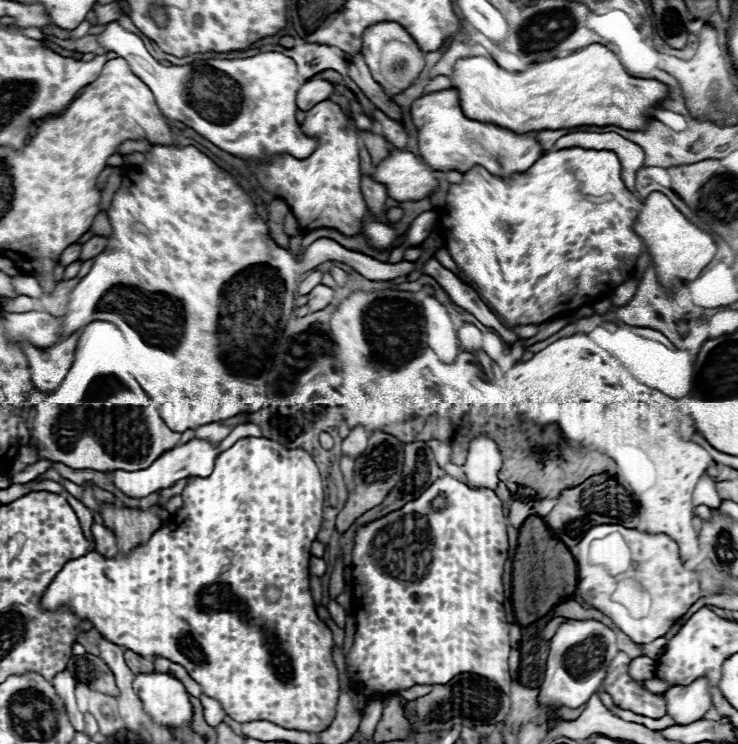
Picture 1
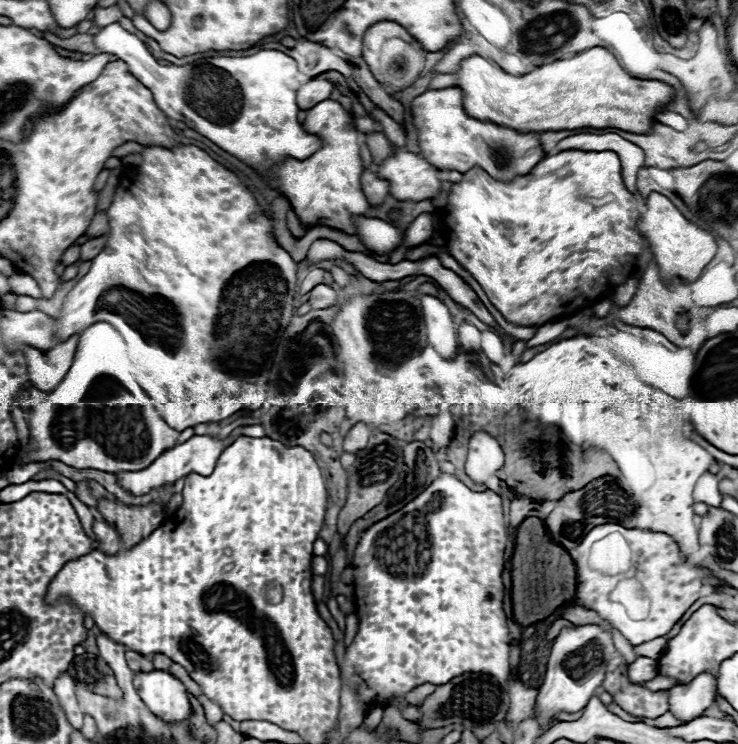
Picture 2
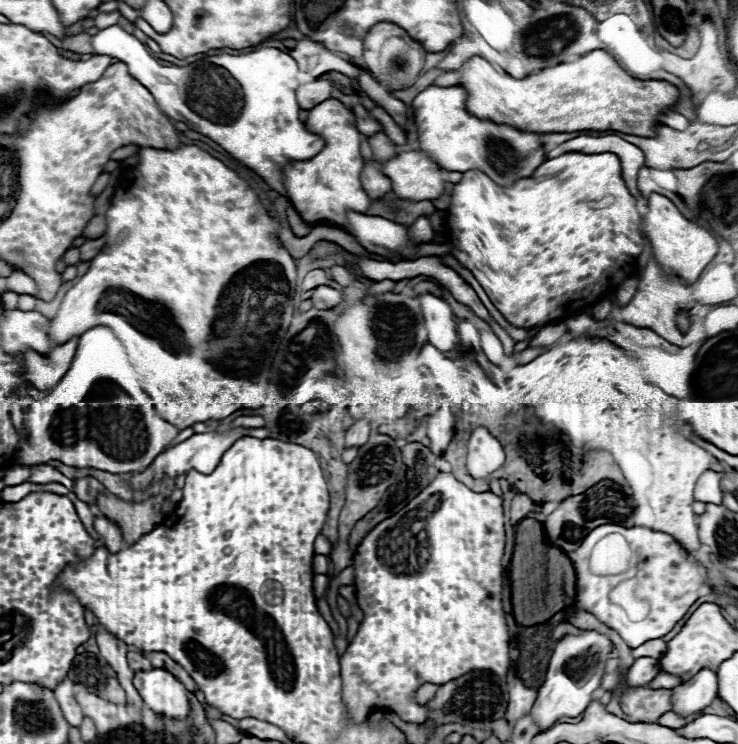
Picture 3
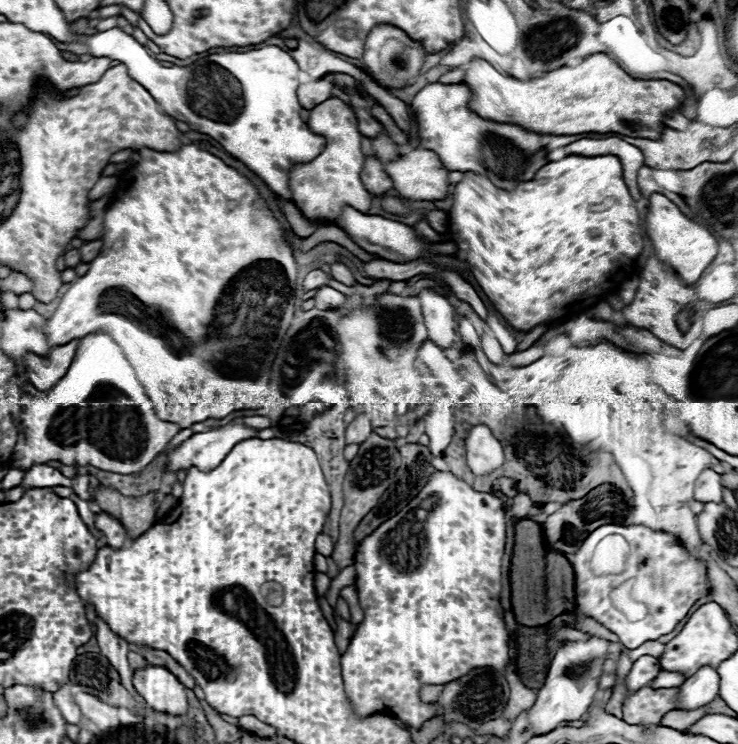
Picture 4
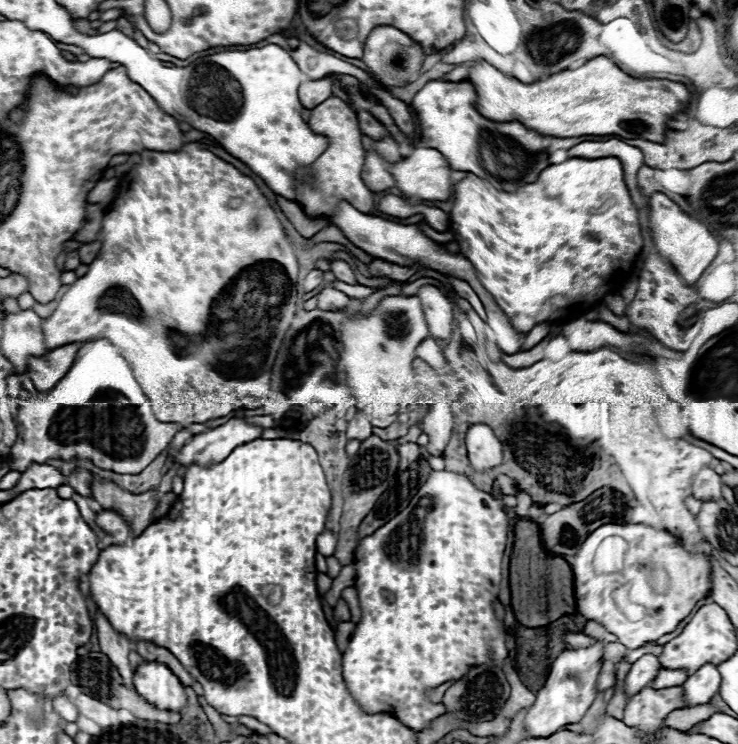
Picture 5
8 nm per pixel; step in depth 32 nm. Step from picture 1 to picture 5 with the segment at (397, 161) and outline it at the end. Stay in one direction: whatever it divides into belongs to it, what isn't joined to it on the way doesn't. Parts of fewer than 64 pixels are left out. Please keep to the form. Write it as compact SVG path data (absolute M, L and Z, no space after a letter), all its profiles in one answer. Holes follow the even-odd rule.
M416 148L408 158L390 164L390 172L396 180L396 186L400 188L402 196L406 198L420 198L420 200L448 200L450 190L456 184L450 174L454 172L448 164L448 160L434 148Z

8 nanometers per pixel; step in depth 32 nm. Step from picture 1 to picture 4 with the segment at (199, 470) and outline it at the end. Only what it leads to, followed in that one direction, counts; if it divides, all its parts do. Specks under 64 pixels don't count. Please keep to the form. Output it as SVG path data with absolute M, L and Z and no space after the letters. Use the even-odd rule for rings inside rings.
M232 420L216 430L194 434L182 446L162 456L162 466L174 472L188 470L190 466L198 466L202 470L216 468L238 442L254 438L256 432L258 428L250 428Z

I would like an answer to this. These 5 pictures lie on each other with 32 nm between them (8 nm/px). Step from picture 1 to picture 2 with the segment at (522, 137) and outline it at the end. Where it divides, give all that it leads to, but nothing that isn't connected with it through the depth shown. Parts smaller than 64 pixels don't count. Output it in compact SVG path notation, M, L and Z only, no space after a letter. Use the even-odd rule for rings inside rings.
M458 86L426 90L410 106L418 130L420 152L440 170L466 172L472 168L486 170L498 182L512 182L516 174L528 174L544 156L536 132L516 132L506 126L482 122L464 112L462 90Z

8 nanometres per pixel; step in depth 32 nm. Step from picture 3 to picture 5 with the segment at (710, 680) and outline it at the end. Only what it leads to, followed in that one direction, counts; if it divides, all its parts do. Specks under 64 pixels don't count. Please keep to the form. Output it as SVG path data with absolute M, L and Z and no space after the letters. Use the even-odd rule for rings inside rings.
M704 664L682 684L682 688L686 688L684 700L688 702L688 706L706 704L720 690L720 682L722 678L718 668L714 664Z

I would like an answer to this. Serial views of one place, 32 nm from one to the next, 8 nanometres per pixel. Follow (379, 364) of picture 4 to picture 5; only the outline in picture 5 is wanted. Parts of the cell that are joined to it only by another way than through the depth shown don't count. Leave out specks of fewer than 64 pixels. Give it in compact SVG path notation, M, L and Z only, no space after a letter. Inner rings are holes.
M386 296L370 316L364 318L358 314L354 320L346 320L342 326L346 354L342 354L342 358L348 374L348 386L356 398L358 410L376 404L390 404L396 412L406 408L410 396L404 396L404 392L414 384L414 350L424 338L428 338L428 334L418 296Z

